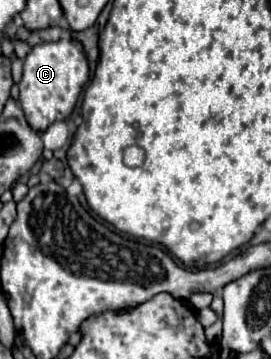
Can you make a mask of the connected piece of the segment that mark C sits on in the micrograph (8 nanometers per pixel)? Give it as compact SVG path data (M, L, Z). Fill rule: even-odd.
M58 40L58 42L42 42L32 46L28 56L24 58L24 72L20 80L20 106L28 116L28 124L42 132L56 120L66 120L90 78L88 60L84 56L84 48L78 40Z

